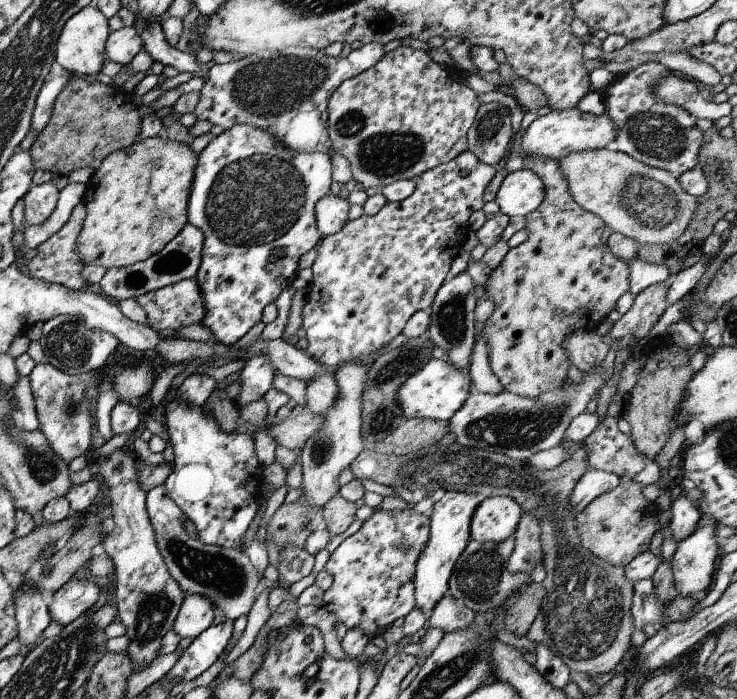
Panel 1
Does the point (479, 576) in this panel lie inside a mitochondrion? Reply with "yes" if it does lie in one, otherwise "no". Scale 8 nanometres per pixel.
yes

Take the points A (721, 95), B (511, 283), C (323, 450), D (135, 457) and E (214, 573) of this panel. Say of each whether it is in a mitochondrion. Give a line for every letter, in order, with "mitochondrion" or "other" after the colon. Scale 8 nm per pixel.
A: other
B: other
C: mitochondrion
D: other
E: mitochondrion

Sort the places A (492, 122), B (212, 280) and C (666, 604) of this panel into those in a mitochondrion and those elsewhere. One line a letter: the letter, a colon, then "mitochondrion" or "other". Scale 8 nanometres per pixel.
A: mitochondrion
B: other
C: other

